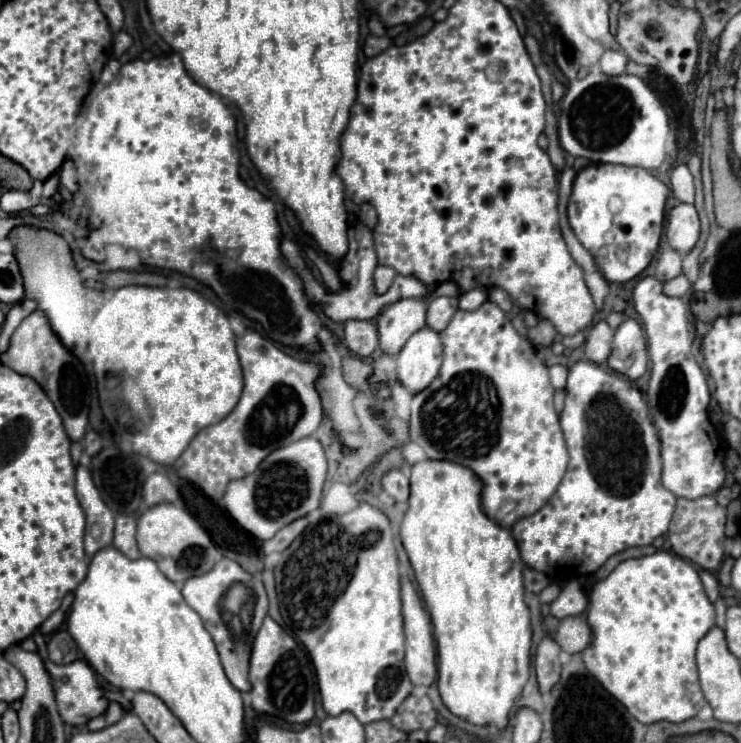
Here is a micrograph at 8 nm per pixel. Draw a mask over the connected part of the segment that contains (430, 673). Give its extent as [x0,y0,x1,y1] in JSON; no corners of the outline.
[401,578,437,684]

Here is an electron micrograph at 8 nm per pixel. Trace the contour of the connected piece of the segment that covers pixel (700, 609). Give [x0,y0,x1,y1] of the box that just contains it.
[583,550,715,722]

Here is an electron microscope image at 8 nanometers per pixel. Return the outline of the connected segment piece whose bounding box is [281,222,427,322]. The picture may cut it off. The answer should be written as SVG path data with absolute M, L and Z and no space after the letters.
M357 222L353 225L353 228L349 228L349 252L341 260L341 278L345 282L345 290L343 292L327 294L327 290L305 268L305 262L299 256L297 246L291 240L283 240L281 242L281 252L283 252L283 258L287 260L287 264L303 278L305 294L313 300L313 306L321 308L325 312L325 316L331 318L331 320L335 320L335 322L345 322L345 320L371 320L385 306L389 306L389 304L393 304L397 300L403 300L403 298L421 298L421 296L427 294L427 288L417 278L413 278L413 276L397 276L387 294L377 294L375 292L375 288L373 288L373 270L377 266L377 254L375 254L375 248L373 248L373 234L361 222Z

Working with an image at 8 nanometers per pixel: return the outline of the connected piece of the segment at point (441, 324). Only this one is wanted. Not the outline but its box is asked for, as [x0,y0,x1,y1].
[427,296,459,332]

